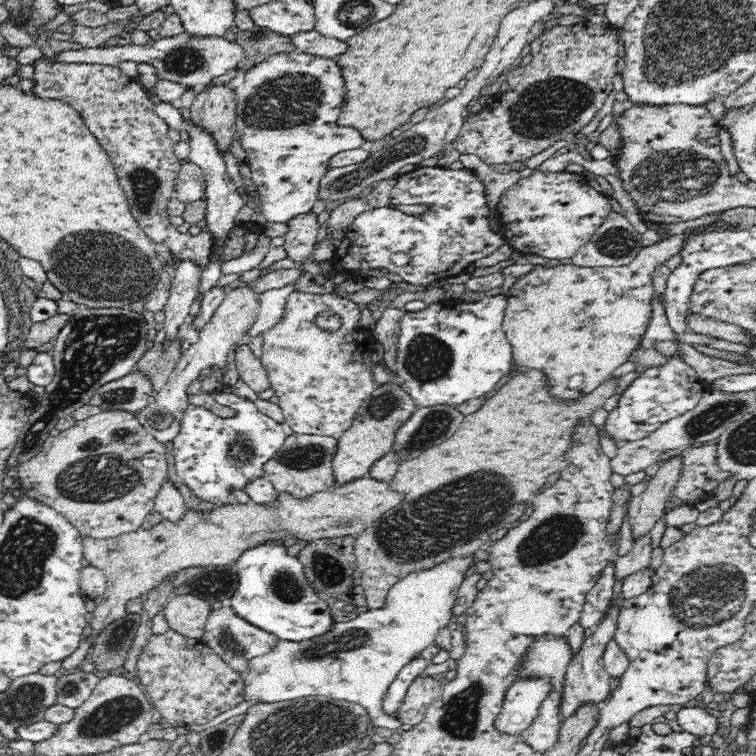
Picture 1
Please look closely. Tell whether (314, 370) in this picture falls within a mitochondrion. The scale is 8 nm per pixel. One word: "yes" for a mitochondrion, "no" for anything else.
no

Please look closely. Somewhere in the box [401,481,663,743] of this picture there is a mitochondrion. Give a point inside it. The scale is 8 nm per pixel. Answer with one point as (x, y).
(559, 534)

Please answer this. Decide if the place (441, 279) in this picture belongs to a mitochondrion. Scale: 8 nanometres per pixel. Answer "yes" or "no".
no

